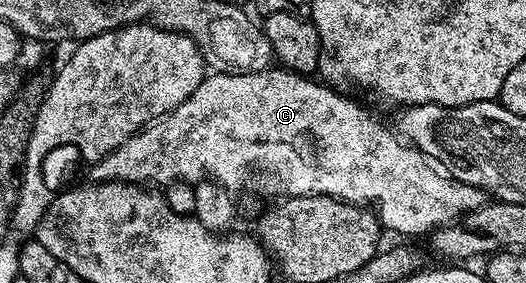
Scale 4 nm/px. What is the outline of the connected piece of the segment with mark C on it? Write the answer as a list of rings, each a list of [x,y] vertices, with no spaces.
[[[272,67],[256,73],[208,72],[197,87],[197,91],[193,91],[193,95],[189,95],[189,99],[185,99],[185,103],[181,103],[181,107],[169,111],[164,117],[158,117],[156,121],[152,121],[144,129],[139,130],[129,139],[125,139],[125,143],[121,143],[121,147],[114,149],[109,156],[102,157],[99,161],[94,162],[90,166],[91,173],[95,176],[92,178],[99,183],[118,181],[128,185],[142,185],[144,187],[166,187],[174,183],[174,181],[186,181],[188,183],[208,181],[219,184],[227,189],[230,194],[235,195],[238,194],[238,189],[245,188],[255,176],[261,174],[271,181],[273,188],[280,189],[283,195],[287,197],[325,195],[350,205],[370,207],[375,216],[378,217],[380,226],[384,230],[392,229],[393,232],[404,233],[407,237],[415,237],[418,233],[430,234],[432,231],[441,228],[442,225],[449,225],[452,221],[471,213],[474,209],[480,209],[485,204],[483,190],[455,180],[454,177],[444,172],[442,168],[432,164],[426,155],[415,148],[414,145],[400,139],[392,130],[391,134],[373,114],[362,109],[357,102],[350,101],[349,98],[342,97],[339,93],[334,93],[331,90],[334,88],[331,88],[328,84],[320,83],[318,80],[315,80],[316,82],[311,80],[315,79],[302,73],[292,73],[290,69],[282,67]]]

